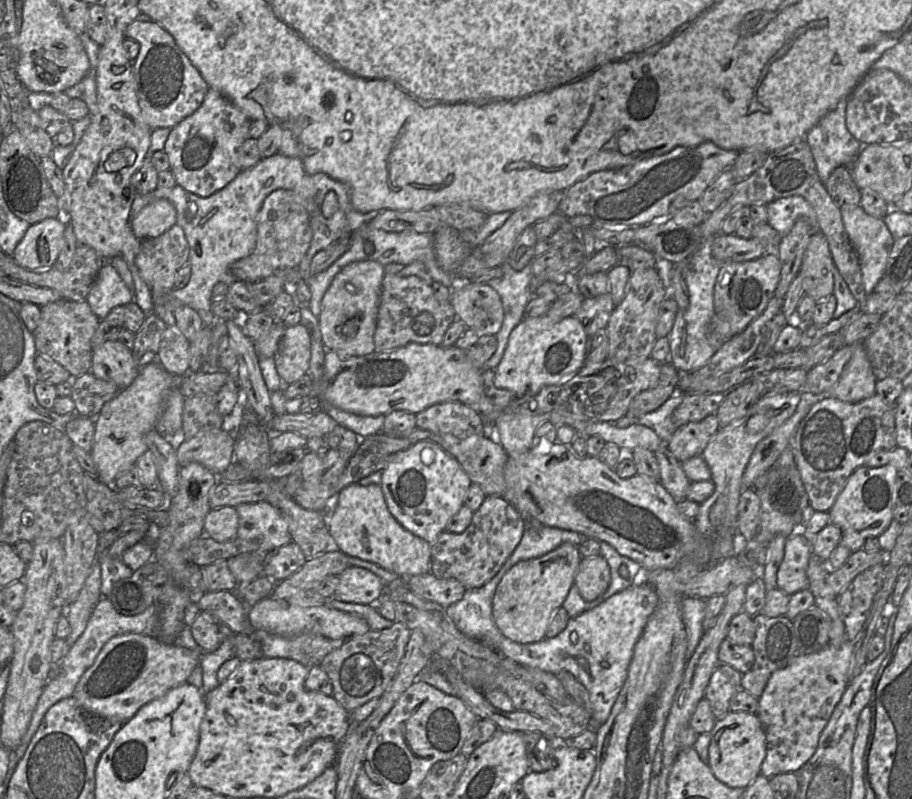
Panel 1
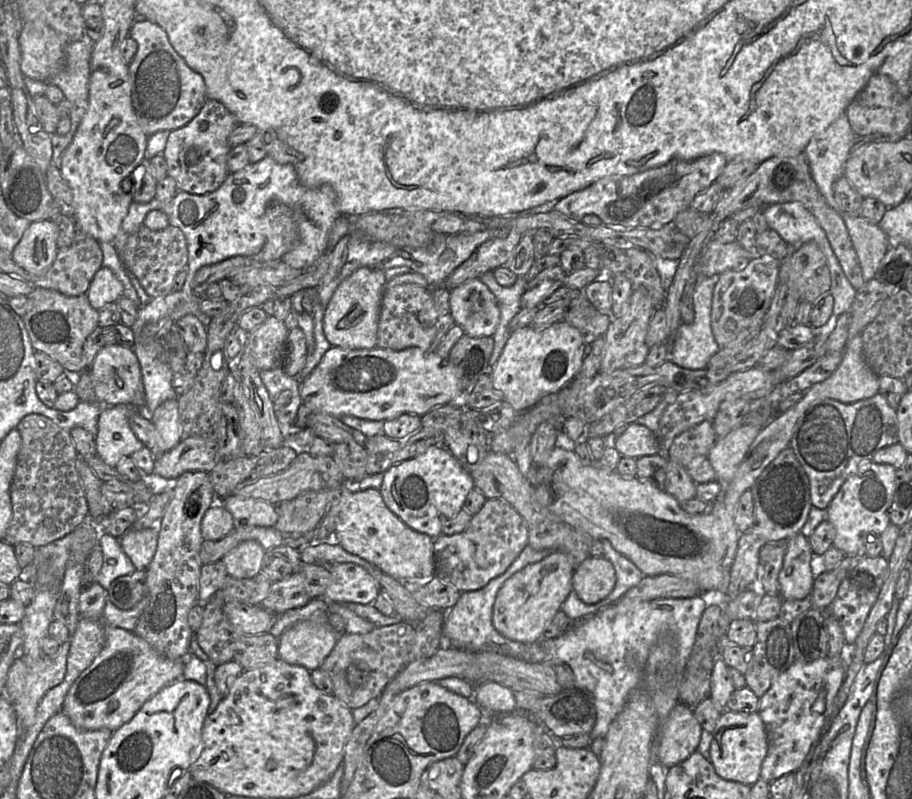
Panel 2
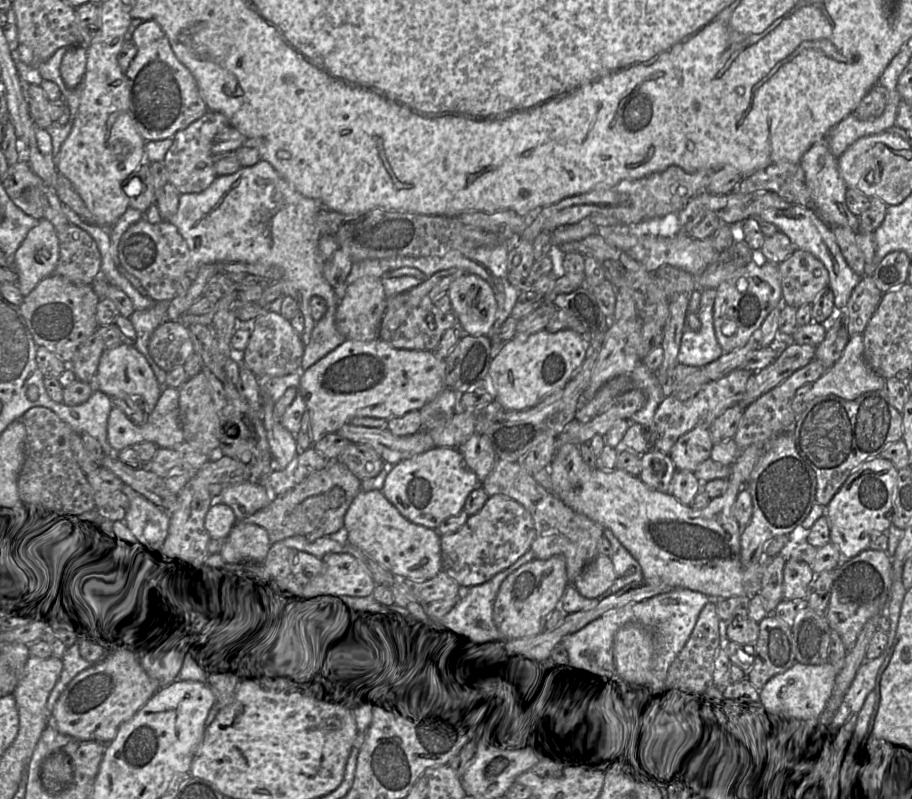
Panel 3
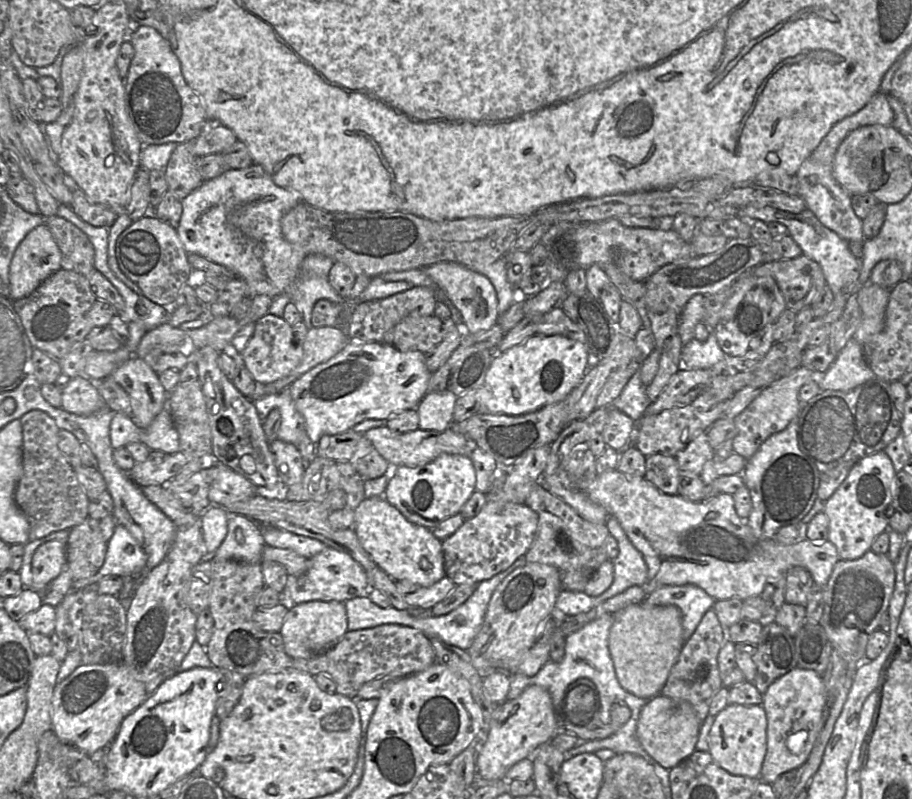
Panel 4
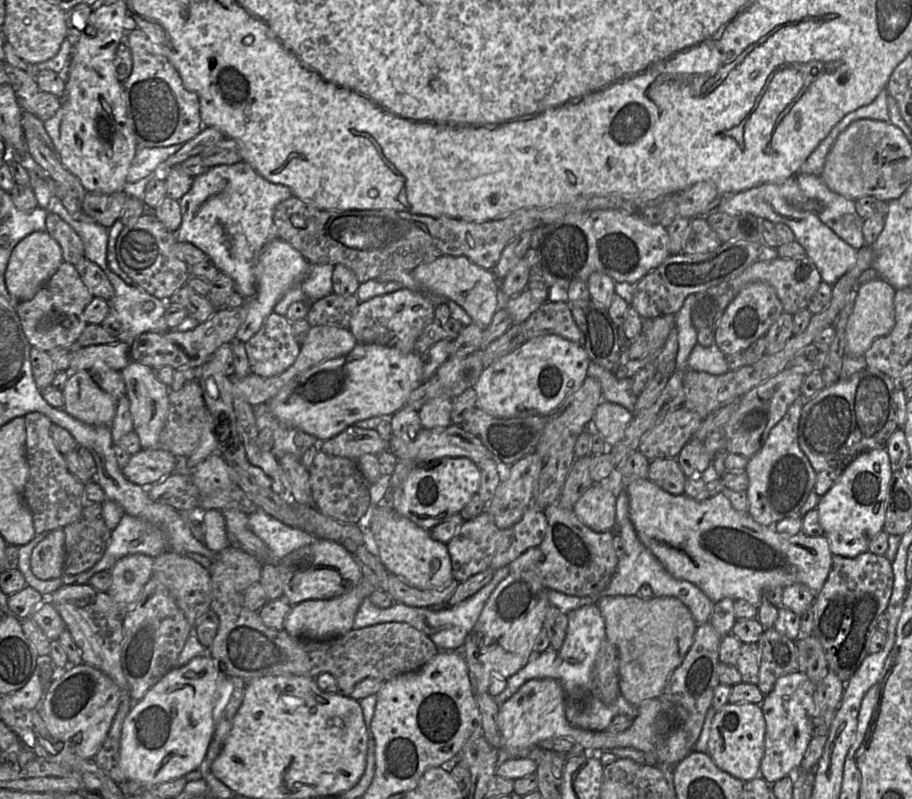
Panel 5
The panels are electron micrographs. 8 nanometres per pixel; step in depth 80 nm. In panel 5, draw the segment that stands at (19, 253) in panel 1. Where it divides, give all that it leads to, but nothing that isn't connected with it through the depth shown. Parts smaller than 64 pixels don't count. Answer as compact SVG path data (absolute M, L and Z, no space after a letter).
M36 231L22 239L14 248L5 274L6 287L18 302L32 299L63 262L62 249L46 231Z

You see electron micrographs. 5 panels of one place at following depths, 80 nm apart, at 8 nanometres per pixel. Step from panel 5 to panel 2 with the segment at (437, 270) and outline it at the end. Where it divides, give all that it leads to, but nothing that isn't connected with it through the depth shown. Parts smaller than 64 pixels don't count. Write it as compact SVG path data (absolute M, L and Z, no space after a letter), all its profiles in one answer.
M478 278L450 291L450 314L464 333L472 337L492 336L499 324L497 299Z

